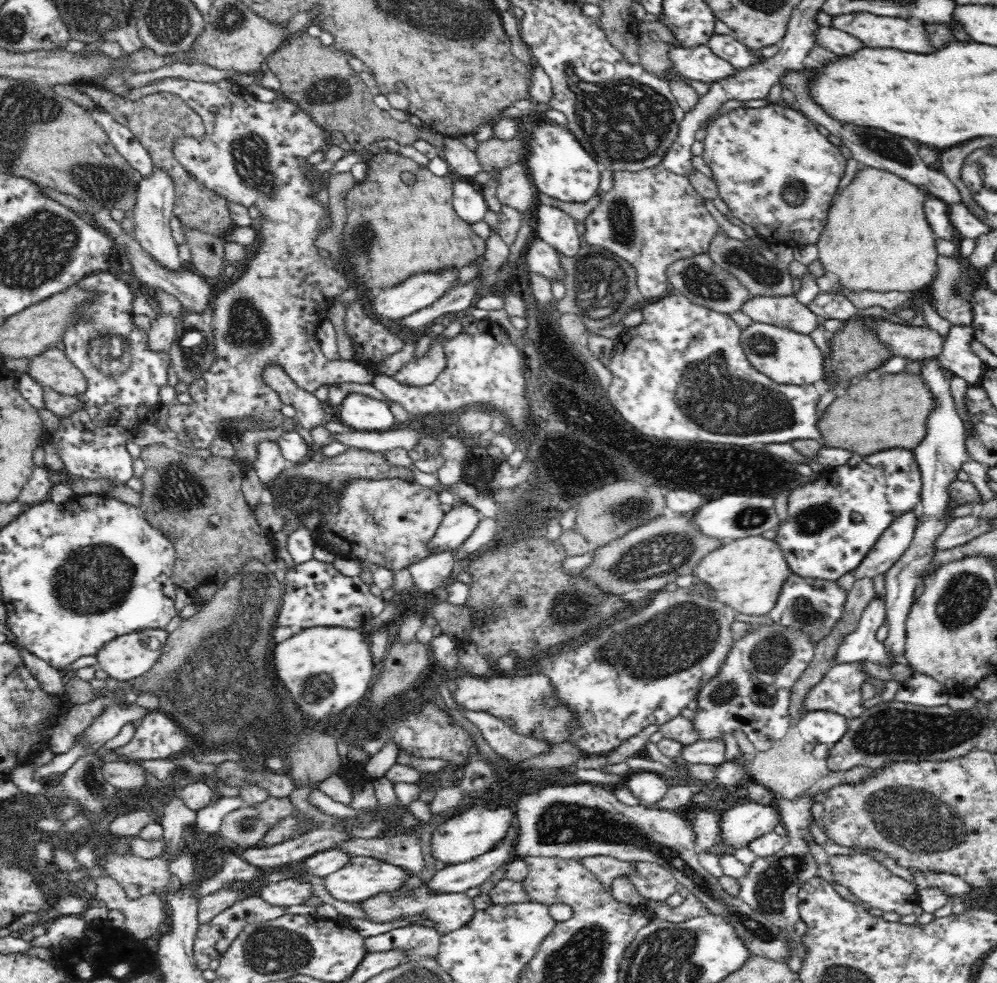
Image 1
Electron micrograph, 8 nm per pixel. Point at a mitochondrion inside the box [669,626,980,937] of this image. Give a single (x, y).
(917, 819)

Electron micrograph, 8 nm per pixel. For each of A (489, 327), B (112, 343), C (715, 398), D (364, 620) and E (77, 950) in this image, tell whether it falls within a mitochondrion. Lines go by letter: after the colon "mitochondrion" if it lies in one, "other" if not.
A: other
B: mitochondrion
C: mitochondrion
D: other
E: other

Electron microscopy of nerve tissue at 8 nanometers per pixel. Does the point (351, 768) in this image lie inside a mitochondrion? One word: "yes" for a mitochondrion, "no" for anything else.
no

